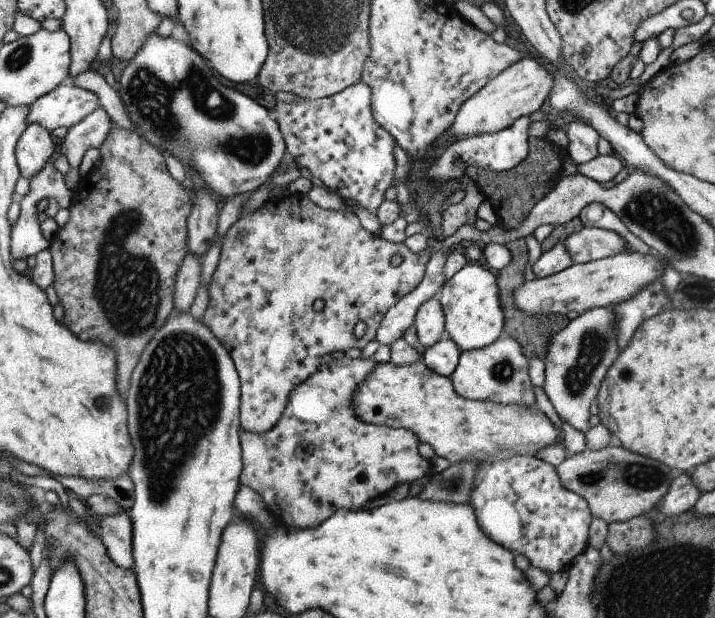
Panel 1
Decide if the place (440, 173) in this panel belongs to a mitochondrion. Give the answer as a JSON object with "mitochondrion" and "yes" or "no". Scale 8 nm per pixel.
{"mitochondrion":"yes"}

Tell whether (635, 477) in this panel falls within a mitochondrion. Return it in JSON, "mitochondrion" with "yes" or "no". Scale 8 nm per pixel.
{"mitochondrion":"yes"}

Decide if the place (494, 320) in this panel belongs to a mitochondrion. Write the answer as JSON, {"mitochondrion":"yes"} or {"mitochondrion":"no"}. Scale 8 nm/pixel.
{"mitochondrion":"no"}

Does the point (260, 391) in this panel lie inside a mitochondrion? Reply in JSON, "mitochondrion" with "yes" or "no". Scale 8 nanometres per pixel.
{"mitochondrion":"no"}

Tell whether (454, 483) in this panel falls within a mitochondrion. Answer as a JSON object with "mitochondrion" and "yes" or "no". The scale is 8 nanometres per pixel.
{"mitochondrion":"yes"}

